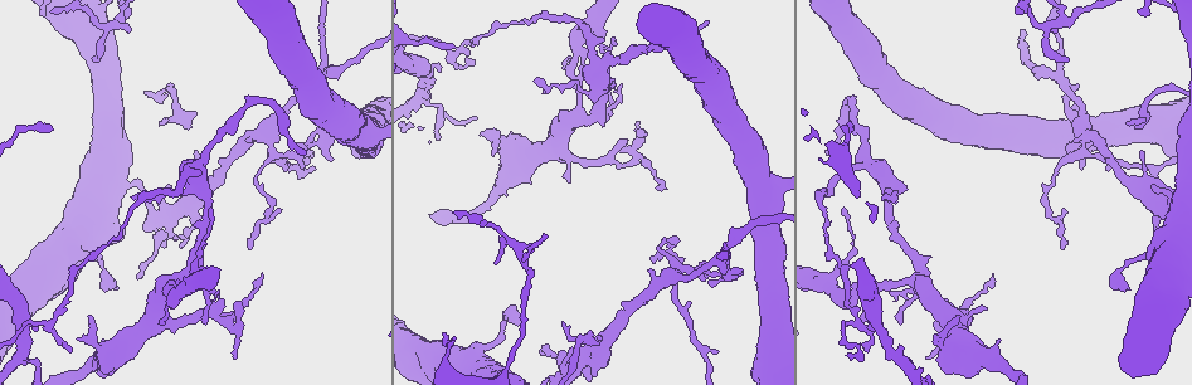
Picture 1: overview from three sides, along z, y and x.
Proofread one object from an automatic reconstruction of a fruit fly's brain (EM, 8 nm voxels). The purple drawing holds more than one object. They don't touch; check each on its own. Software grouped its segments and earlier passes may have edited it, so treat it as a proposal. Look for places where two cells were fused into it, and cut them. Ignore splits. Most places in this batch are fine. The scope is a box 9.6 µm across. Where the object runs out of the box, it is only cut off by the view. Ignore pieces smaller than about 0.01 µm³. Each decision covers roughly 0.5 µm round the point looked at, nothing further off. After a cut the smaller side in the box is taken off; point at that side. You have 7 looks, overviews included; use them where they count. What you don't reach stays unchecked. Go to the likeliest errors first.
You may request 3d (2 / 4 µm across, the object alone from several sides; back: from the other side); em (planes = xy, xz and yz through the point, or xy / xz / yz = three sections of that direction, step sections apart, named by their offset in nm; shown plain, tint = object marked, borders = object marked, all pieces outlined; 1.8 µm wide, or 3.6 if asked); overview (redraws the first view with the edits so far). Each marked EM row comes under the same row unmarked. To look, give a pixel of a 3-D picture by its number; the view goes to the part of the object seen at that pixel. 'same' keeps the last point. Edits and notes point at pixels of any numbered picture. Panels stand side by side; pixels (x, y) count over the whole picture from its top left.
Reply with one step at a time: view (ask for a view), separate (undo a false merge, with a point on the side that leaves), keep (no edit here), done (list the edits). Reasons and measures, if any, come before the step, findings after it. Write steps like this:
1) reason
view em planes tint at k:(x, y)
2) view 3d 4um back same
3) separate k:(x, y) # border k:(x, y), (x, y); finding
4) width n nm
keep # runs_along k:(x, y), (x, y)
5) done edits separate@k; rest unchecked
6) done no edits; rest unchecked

view 3d 2um at 1:(713, 264)

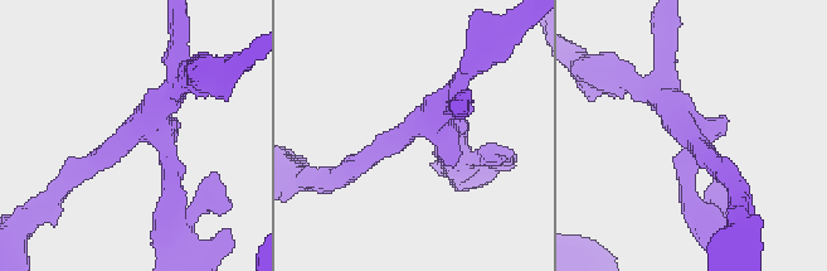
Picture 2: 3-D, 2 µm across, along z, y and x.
arms 4
view em 3.6um planes tint at 2:(688, 131)

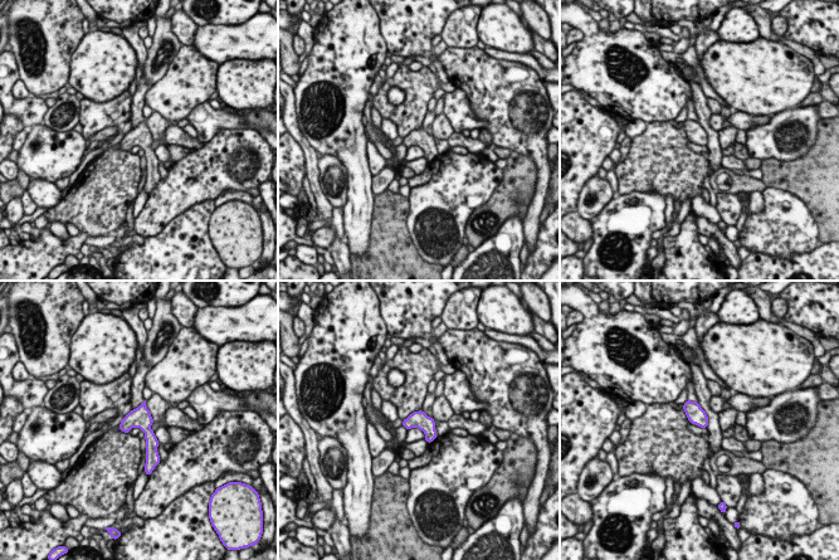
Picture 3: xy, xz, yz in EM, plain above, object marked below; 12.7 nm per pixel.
keep # continuous, no second cell

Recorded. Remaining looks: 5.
sharp bend
view em xz step 16 tint at 1:(52, 321)

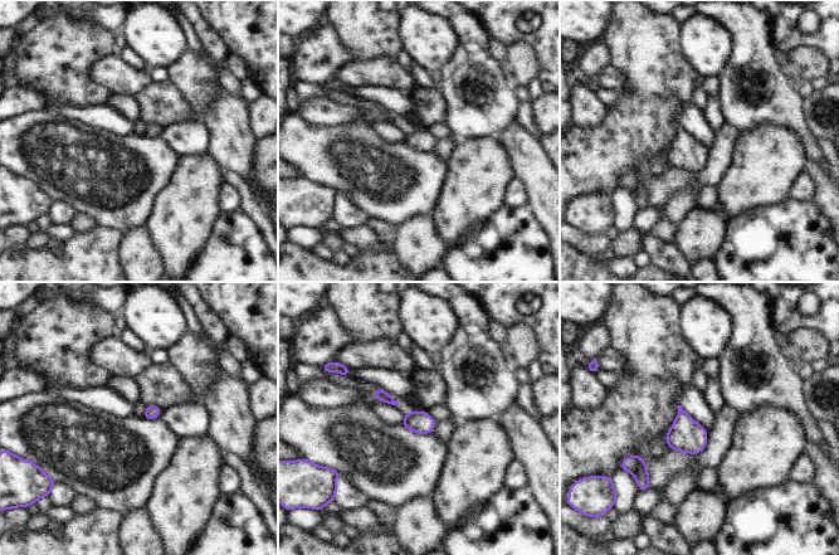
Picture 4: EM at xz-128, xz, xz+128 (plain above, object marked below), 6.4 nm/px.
keep # all the same cell

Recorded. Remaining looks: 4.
side arm on a straight run
view 3d 2um at 1:(193, 283)

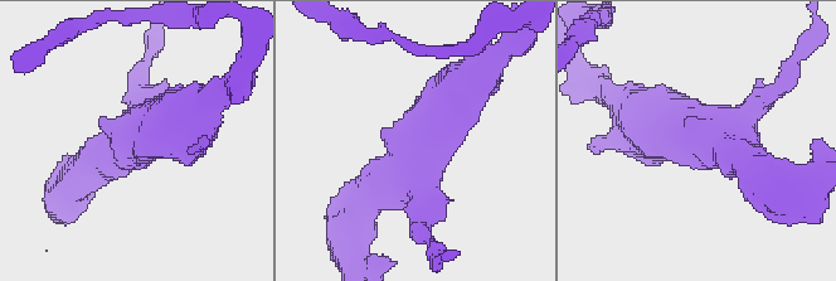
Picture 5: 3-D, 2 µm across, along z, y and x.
arms 3
view em planes tint at 5:(733, 136)

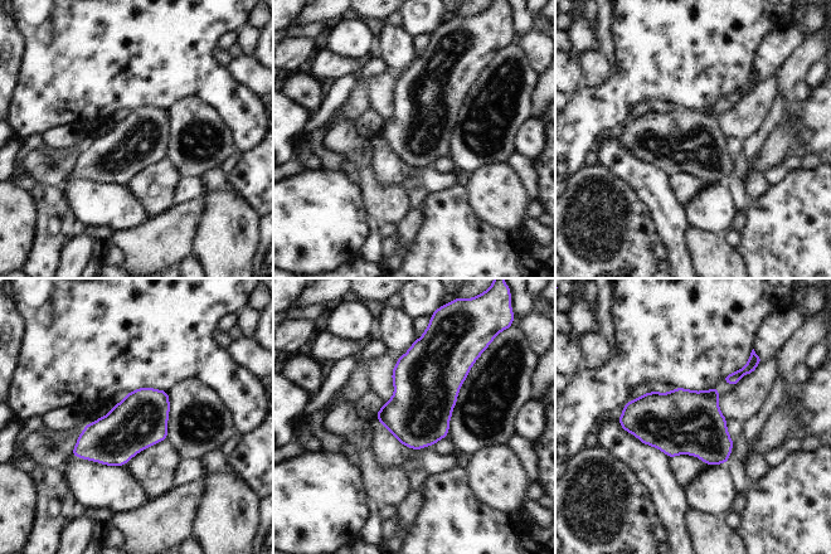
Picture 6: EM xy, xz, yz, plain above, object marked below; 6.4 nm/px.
keep # all the same cell

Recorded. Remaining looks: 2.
done no edits; rest unchecked

